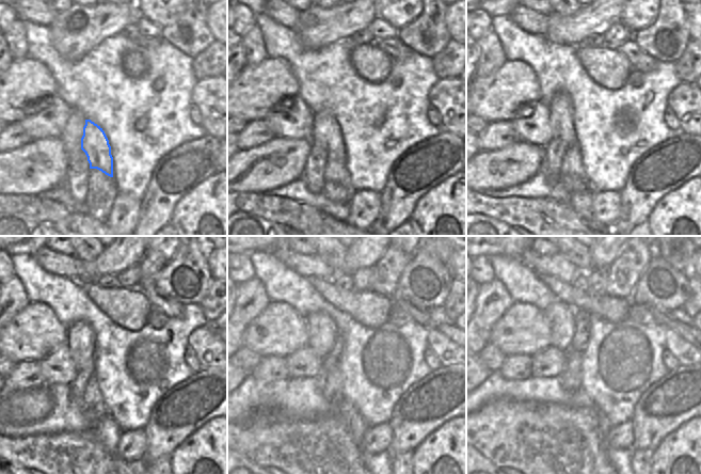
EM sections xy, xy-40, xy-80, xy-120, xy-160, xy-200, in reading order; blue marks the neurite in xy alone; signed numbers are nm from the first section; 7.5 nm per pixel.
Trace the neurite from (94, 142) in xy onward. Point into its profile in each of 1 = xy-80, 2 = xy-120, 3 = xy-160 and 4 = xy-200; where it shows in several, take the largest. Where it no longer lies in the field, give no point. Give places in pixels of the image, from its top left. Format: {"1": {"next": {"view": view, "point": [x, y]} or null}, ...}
{"1": {"next": {"view": "xy-80", "point": [560, 106]}}, "2": {"next": {"view": "xy-120", "point": [81, 337]}}, "3": {"next": {"view": "xy-160", "point": [322, 331]}}, "4": {"next": {"view": "xy-200", "point": [561, 318]}}}

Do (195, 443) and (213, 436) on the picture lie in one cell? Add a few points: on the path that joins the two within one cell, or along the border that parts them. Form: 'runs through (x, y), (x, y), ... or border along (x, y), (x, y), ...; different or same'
runs through (200, 443), (203, 443), (209, 437); same

